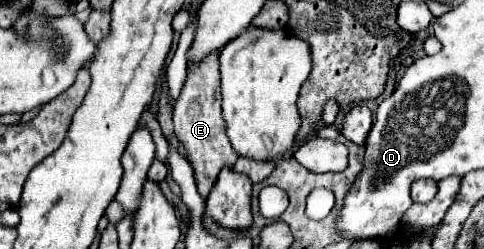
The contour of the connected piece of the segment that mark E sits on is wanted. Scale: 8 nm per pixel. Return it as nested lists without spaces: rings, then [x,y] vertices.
[[[213,52],[201,64],[191,66],[187,70],[185,86],[173,108],[175,136],[185,150],[185,158],[193,168],[195,184],[203,198],[209,196],[221,168],[225,164],[235,164],[235,160],[239,158],[237,152],[233,152],[233,146],[229,144],[229,138],[225,134],[225,122],[221,118],[221,90],[217,88],[217,84],[219,84],[217,56],[219,56],[219,52]]]

